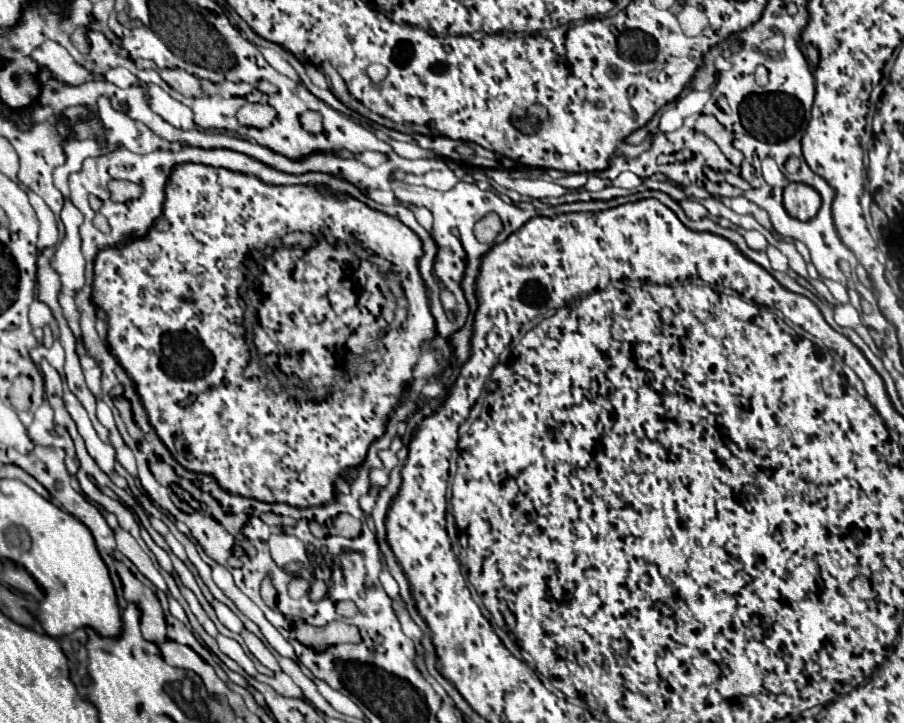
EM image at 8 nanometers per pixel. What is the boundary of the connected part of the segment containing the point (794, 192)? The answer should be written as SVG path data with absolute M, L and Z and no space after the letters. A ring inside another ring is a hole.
M789 182L783 190L783 206L797 220L811 220L821 208L819 192L807 184Z

